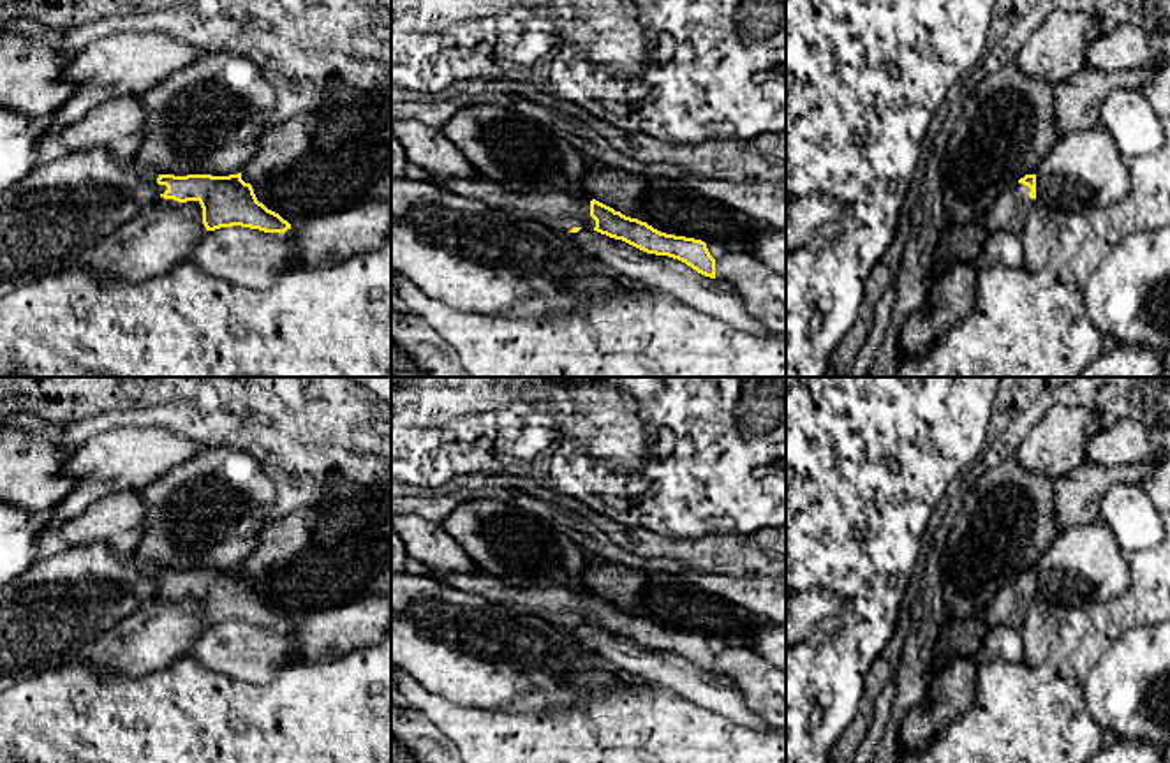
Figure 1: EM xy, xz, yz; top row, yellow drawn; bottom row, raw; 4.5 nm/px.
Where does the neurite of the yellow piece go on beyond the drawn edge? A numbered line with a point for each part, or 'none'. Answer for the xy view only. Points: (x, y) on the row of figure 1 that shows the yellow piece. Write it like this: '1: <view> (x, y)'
1: xy (161, 203)

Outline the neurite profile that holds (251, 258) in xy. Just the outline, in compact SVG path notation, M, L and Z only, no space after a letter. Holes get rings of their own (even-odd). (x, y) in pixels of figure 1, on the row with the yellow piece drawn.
M233 226L208 231L185 261L247 289L270 289L294 266L284 233Z

